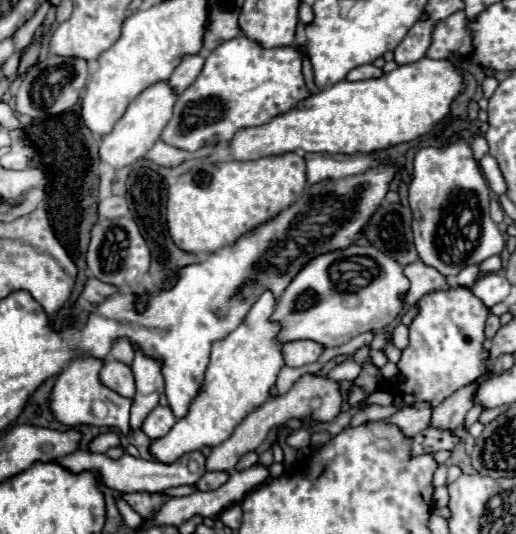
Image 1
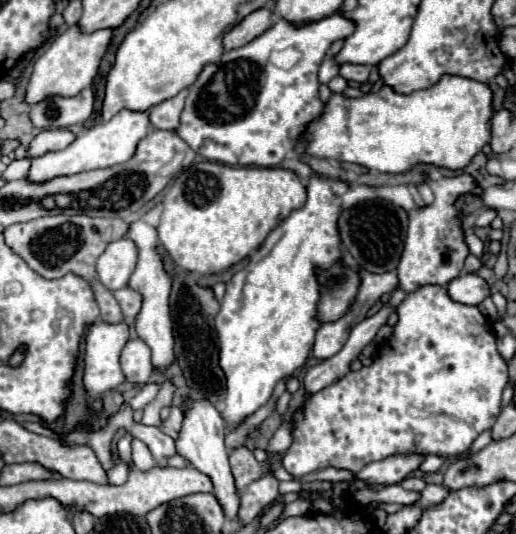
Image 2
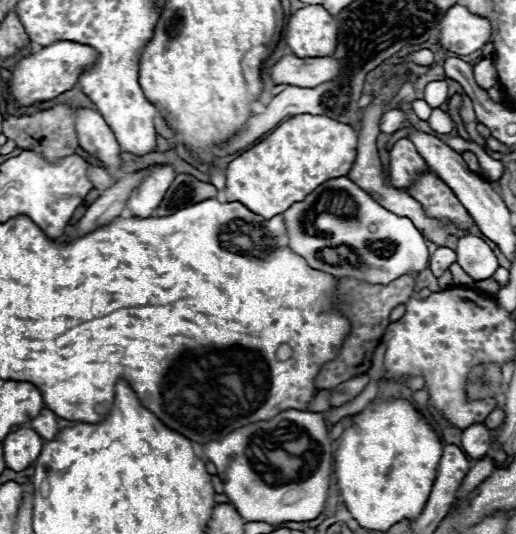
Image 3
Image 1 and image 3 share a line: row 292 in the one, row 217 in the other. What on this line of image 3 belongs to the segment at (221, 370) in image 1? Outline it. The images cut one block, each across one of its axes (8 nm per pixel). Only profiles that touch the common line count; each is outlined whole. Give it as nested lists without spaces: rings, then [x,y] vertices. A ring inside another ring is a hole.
[[[296,114],[228,164],[224,196],[228,202],[240,202],[264,220],[270,220],[294,202],[302,202],[326,180],[346,176],[354,164],[356,144],[356,132],[348,124],[322,114]]]

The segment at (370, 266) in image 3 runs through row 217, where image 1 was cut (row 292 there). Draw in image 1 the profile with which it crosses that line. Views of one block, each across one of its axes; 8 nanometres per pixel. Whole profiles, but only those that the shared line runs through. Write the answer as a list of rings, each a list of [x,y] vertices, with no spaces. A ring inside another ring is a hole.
[[[348,246],[314,256],[288,284],[272,320],[282,322],[280,340],[314,340],[342,346],[362,332],[386,328],[400,312],[400,294],[408,290],[402,266],[374,246]]]

